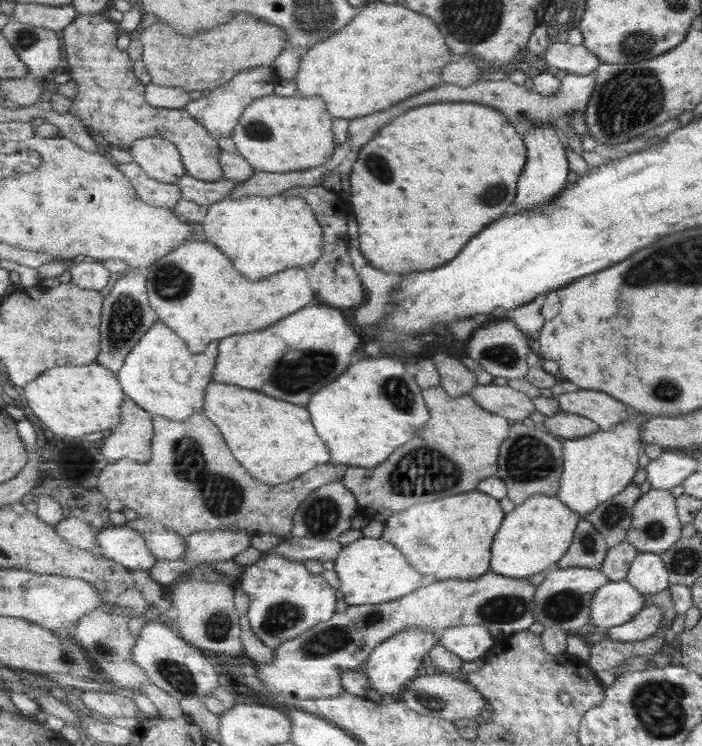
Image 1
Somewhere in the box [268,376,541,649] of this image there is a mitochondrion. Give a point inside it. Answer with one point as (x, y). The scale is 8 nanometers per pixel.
(411, 474)

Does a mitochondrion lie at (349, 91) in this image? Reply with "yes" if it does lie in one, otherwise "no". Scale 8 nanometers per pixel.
no

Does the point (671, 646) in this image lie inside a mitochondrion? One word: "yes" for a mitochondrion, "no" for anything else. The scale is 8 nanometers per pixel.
no

